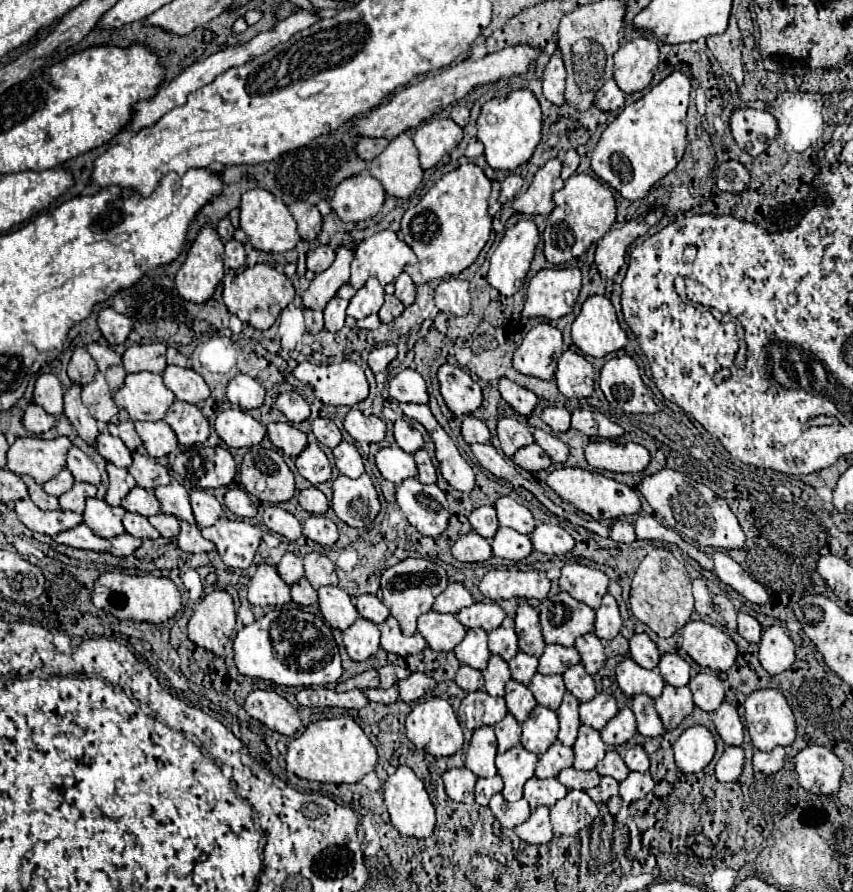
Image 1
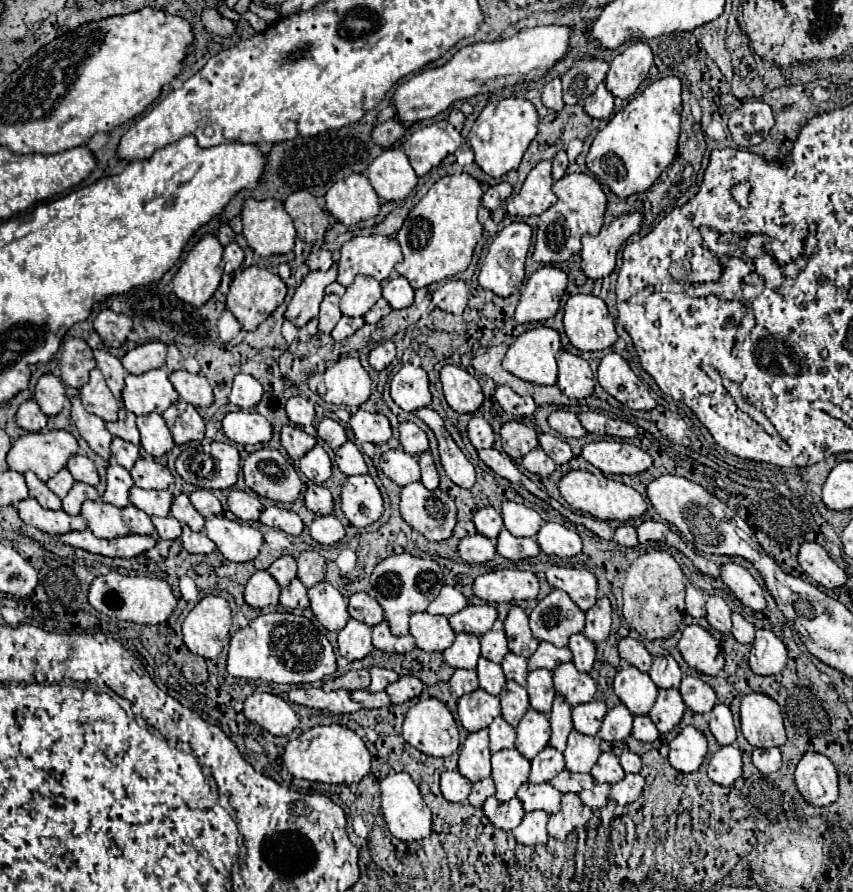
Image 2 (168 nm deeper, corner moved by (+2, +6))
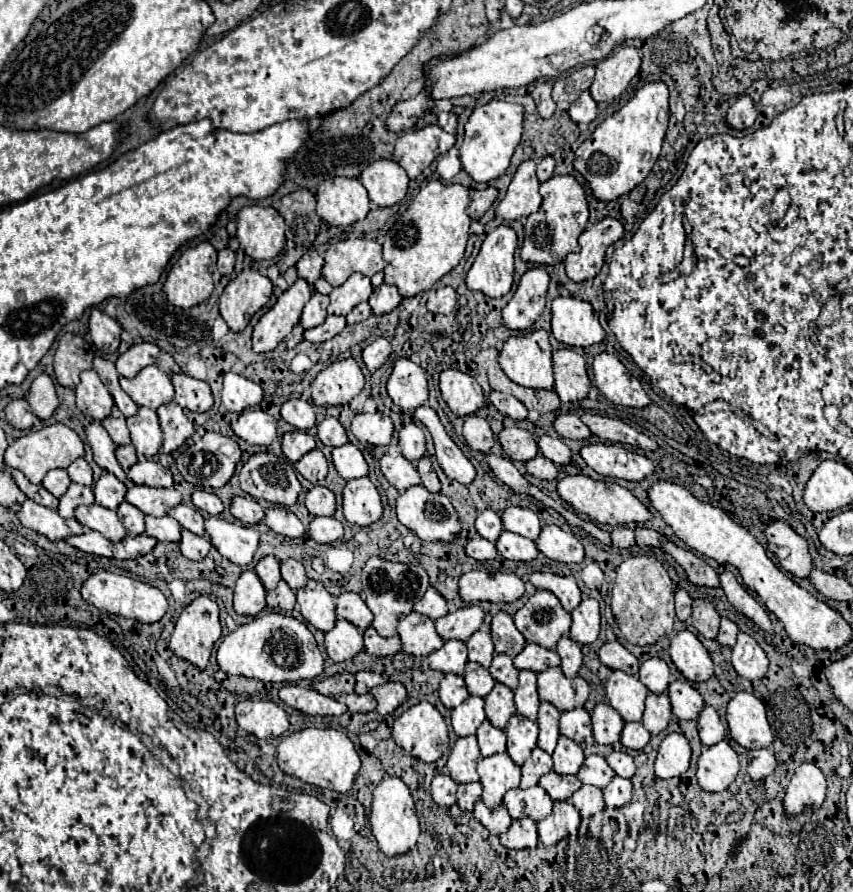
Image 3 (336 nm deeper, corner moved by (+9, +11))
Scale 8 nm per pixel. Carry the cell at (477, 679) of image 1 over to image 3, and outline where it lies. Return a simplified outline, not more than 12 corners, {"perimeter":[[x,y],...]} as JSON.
{"perimeter":[[447,673],[439,685],[439,699],[453,709],[469,697],[465,679]]}

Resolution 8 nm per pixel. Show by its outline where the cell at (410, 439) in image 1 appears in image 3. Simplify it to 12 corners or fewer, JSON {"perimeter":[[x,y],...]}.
{"perimeter":[[415,423],[399,431],[403,457],[419,461],[425,455],[425,435]]}

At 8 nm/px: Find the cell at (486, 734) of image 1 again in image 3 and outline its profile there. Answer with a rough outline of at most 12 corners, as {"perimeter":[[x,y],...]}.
{"perimeter":[[475,735],[459,737],[447,761],[457,783],[479,781]]}

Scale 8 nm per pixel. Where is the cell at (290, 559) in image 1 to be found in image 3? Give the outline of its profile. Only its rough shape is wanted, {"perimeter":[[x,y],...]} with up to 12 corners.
{"perimeter":[[263,557],[255,573],[267,591],[281,581],[279,559]]}

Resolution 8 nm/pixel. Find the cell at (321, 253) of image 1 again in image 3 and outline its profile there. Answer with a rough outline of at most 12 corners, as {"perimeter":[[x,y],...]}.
{"perimeter":[[317,249],[297,261],[297,273],[309,283],[321,277],[325,265]]}

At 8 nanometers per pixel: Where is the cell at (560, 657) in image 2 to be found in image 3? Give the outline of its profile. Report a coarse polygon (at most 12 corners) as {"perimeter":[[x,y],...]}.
{"perimeter":[[527,643],[513,659],[517,669],[545,671],[561,657],[537,643]]}

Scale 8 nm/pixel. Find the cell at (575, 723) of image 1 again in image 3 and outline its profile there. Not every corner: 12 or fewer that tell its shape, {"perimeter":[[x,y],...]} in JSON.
{"perimeter":[[541,703],[537,745],[553,753],[559,739],[561,711]]}

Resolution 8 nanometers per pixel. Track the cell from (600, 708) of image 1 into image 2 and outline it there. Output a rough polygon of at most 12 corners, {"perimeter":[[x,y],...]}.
{"perimeter":[[598,700],[572,708],[574,730],[596,736],[606,714]]}

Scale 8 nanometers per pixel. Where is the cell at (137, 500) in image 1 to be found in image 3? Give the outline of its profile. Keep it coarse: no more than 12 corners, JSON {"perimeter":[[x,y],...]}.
{"perimeter":[[129,487],[125,501],[145,515],[163,517],[181,503],[181,493]]}

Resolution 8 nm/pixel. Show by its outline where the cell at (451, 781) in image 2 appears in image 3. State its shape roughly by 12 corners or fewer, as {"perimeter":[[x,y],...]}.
{"perimeter":[[449,775],[431,783],[433,801],[441,807],[455,803],[457,783]]}

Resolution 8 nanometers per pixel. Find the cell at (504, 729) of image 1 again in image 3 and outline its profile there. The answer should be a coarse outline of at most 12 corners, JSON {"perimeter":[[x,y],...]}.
{"perimeter":[[487,719],[477,729],[483,757],[505,751],[505,731]]}

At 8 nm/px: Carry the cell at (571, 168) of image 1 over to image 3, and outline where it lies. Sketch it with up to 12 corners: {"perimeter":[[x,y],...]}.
{"perimeter":[[543,157],[537,165],[537,179],[541,183],[553,177],[555,159]]}

